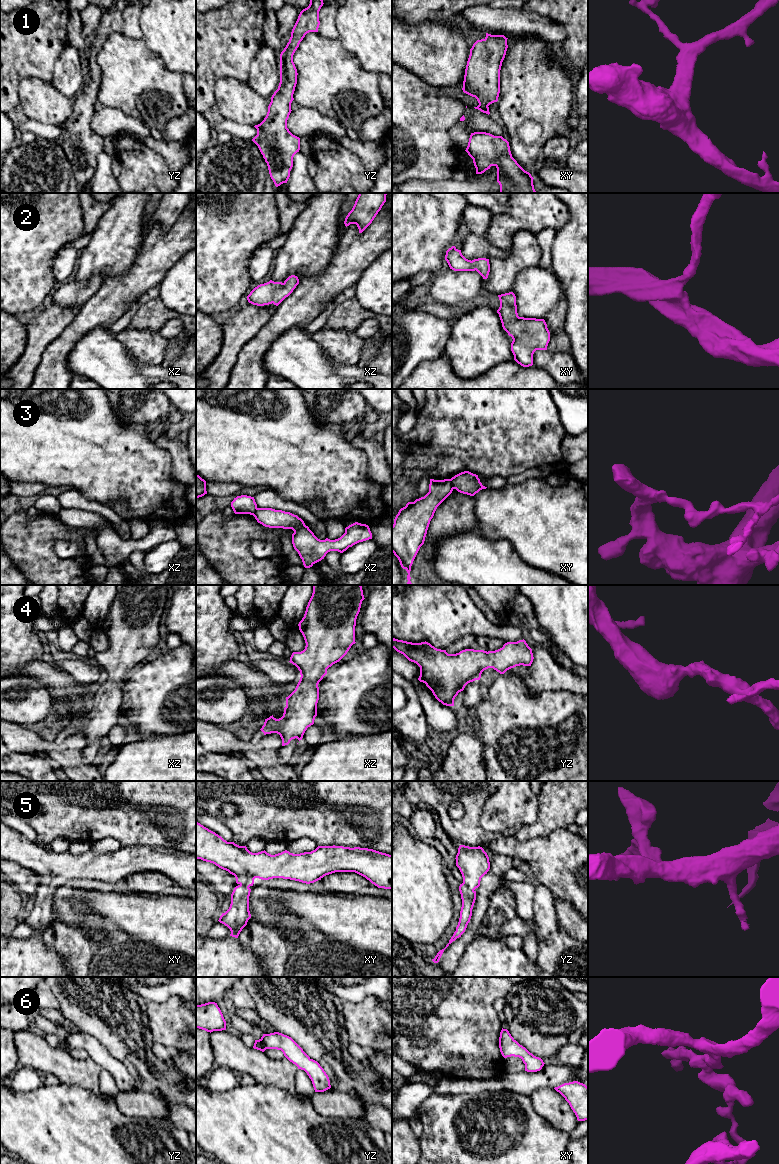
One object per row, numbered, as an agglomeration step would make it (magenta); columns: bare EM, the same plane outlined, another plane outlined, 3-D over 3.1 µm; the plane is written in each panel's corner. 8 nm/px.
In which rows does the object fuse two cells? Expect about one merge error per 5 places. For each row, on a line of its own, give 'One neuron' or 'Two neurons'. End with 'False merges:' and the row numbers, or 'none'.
1: One neuron
2: One neuron
3: Two neurons
4: One neuron
5: One neuron
6: One neuron
False merges: 3

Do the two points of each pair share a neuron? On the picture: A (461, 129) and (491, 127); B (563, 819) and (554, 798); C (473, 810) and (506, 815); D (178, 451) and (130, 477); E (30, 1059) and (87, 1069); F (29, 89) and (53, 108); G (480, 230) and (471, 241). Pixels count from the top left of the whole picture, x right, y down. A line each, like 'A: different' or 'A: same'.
A: same
B: same
C: different
D: different
E: same
F: same
G: different

